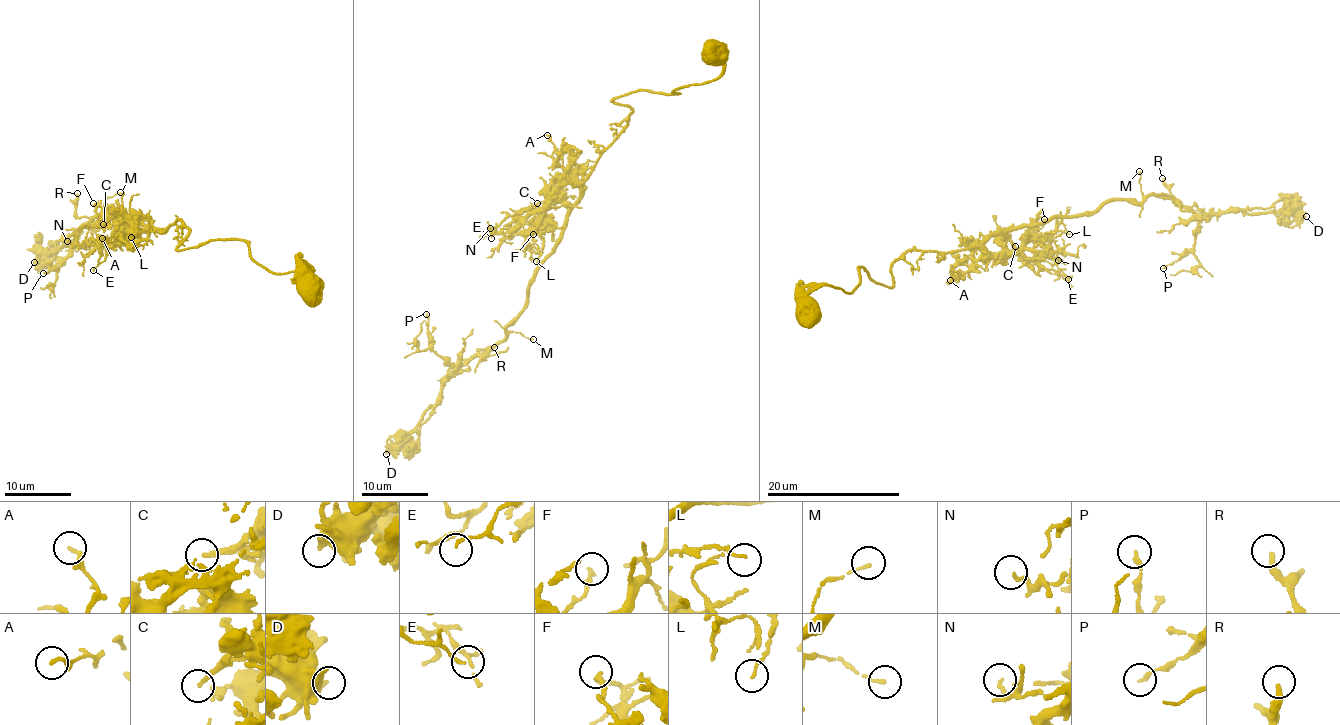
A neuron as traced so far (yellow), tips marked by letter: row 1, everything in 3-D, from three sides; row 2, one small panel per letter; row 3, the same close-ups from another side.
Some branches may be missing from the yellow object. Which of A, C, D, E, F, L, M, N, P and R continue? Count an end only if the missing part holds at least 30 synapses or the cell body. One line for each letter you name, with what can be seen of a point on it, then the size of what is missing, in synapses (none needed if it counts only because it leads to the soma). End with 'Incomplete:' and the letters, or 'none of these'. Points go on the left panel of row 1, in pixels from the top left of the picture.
C: (103, 224) | 45 syn
Incomplete: C

